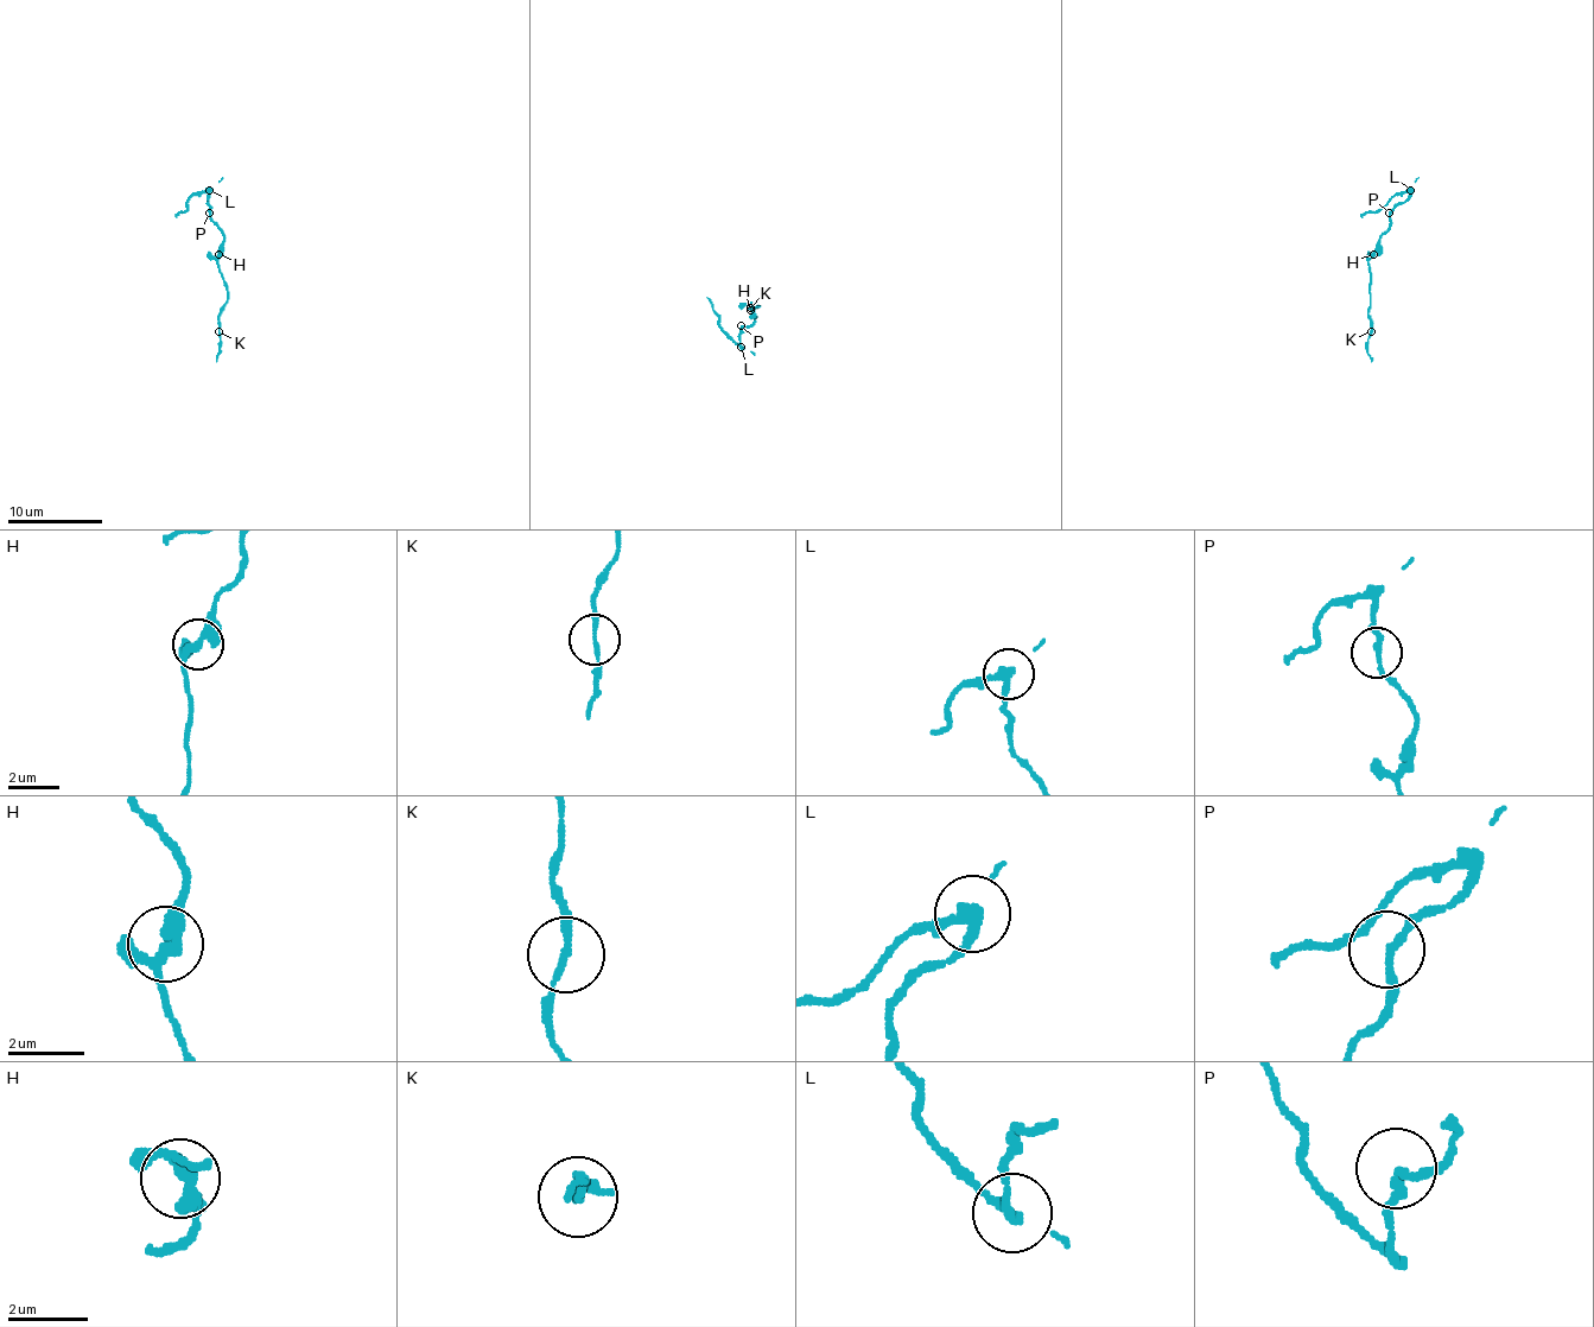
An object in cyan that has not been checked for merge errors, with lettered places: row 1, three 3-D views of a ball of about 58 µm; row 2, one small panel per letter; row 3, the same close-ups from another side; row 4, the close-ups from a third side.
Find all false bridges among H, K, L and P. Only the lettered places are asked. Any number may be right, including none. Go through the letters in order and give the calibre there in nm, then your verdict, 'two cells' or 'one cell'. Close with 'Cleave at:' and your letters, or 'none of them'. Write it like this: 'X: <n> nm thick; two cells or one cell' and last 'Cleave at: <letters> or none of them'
H: 300 nm thick; one cell
K: 180 nm thick; one cell
L: 200 nm thick; two cells
P: 200 nm thick; one cell
Cleave at: L

